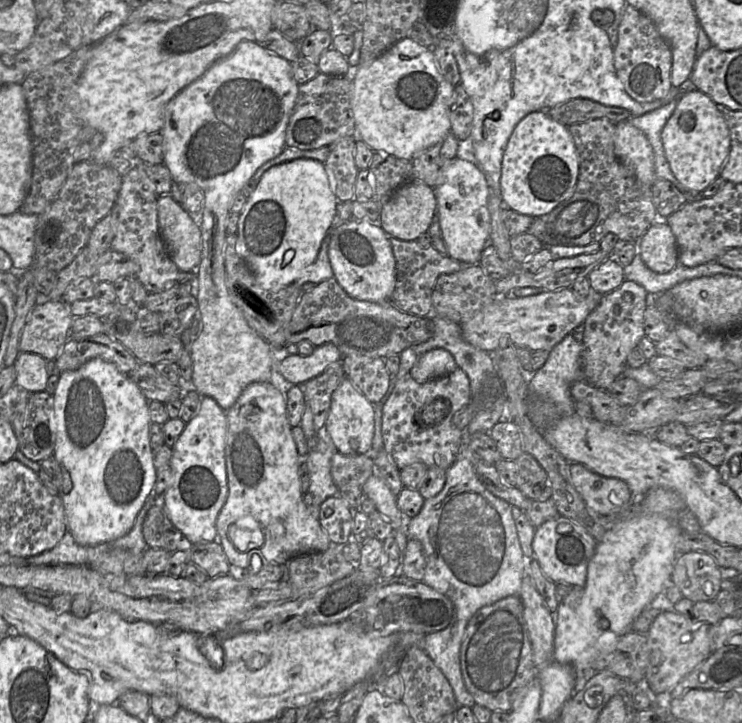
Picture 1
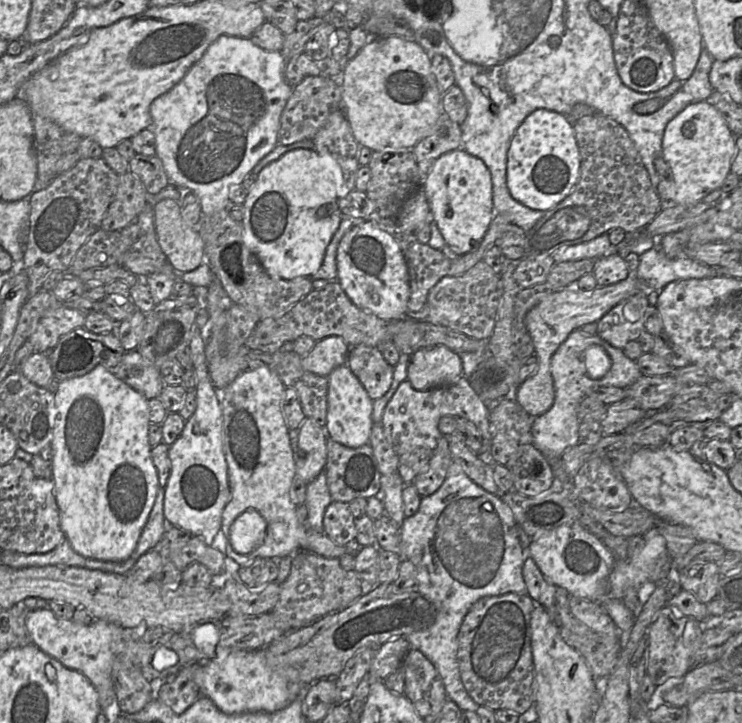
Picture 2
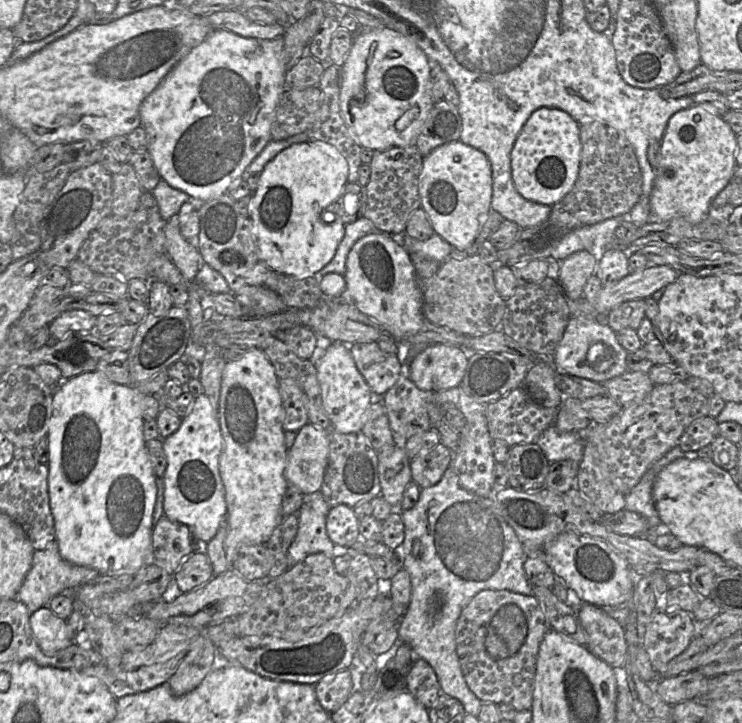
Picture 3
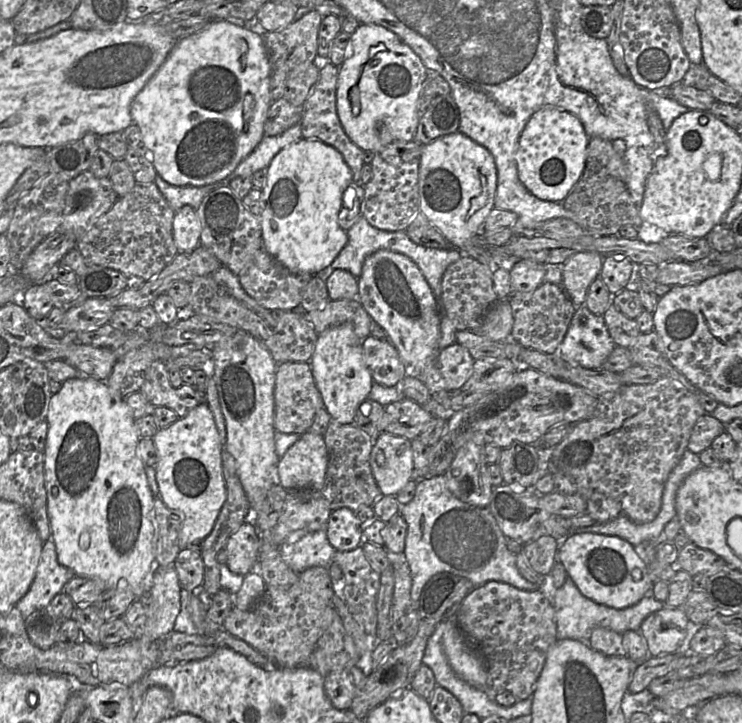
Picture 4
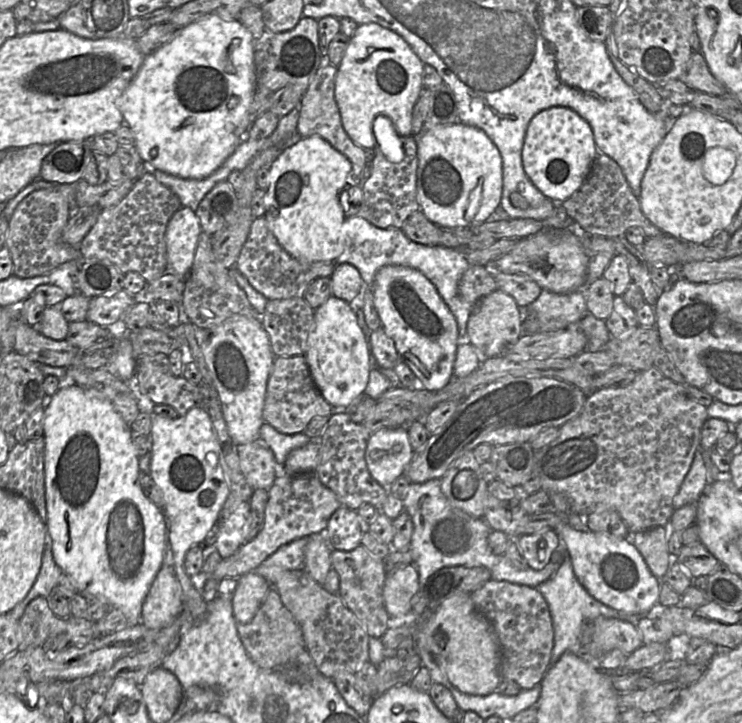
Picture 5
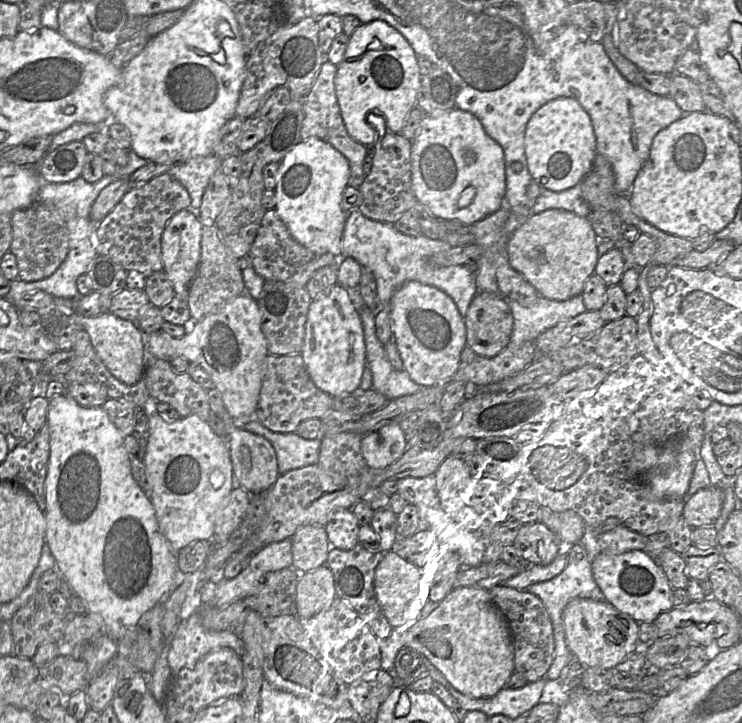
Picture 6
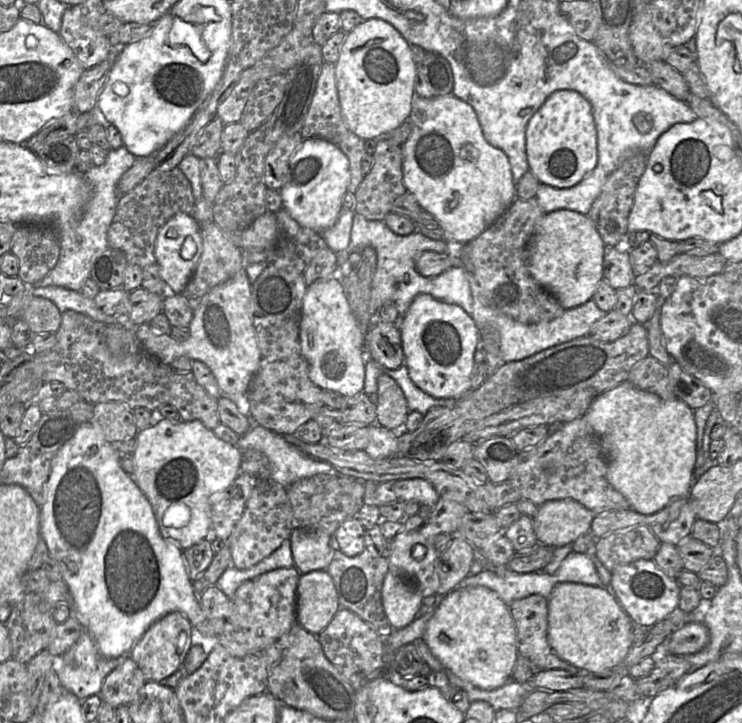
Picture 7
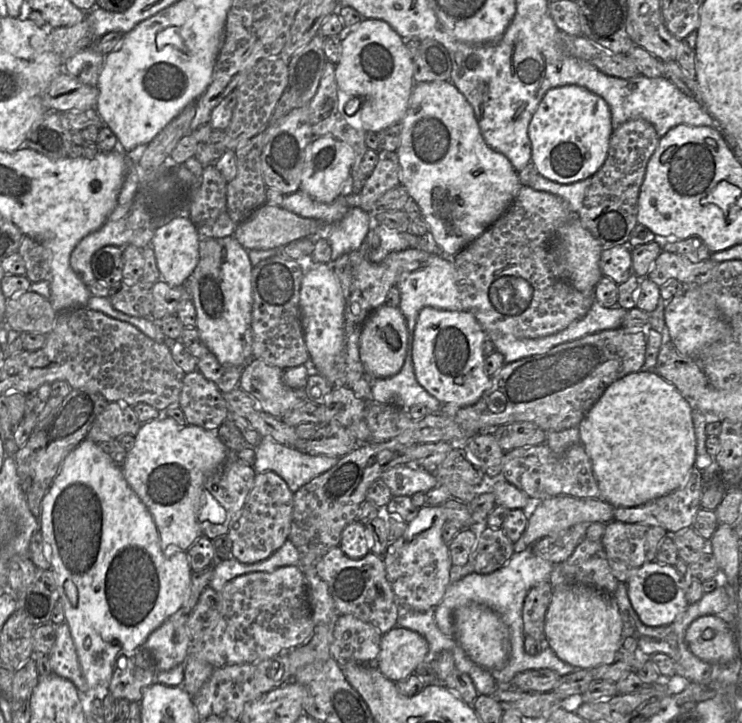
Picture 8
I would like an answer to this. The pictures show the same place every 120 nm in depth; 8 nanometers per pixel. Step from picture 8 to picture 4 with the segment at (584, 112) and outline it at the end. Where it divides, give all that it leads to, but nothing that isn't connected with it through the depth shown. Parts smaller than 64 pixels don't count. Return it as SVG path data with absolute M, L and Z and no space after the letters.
M553 107L537 110L524 126L517 145L516 163L520 181L541 200L562 202L582 177L588 140L583 124L575 115Z

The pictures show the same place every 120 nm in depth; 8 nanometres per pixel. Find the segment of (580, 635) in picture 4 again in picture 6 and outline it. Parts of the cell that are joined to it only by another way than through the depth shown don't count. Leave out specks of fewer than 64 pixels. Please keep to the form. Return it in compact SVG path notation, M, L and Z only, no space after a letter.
M581 542L563 545L560 543L559 554L566 557L566 565L554 578L532 584L526 588L526 591L536 595L545 606L553 629L554 651L553 660L545 674L549 680L557 679L561 676L565 668L576 669L580 665L570 652L565 637L565 627L563 621L563 612L567 604L575 598L587 598L595 601L605 601L604 594L598 587L593 578L590 558Z

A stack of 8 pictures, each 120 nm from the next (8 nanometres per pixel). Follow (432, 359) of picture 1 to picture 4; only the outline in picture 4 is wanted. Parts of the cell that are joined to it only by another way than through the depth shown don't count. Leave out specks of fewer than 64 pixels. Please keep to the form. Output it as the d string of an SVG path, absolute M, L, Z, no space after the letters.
M453 343L440 350L437 365L445 390L456 390L469 379L475 359L462 345Z

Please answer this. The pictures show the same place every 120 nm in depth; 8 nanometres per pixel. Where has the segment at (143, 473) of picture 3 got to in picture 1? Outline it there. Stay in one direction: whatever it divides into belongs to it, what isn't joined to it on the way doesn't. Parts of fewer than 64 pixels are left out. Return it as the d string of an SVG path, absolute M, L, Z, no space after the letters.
M93 358L77 370L61 373L53 394L56 417L54 456L60 468L59 497L64 506L67 531L81 546L112 542L130 532L151 494L156 471L150 445L149 401L137 385L113 364Z

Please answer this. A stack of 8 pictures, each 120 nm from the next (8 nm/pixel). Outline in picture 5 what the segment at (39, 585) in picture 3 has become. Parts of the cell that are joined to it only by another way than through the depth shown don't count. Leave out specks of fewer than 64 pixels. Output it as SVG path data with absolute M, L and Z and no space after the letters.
M45 535L45 548L43 551L41 567L35 582L30 588L25 598L14 608L6 613L8 617L19 620L24 613L26 606L36 597L48 597L57 583L63 571L55 563L52 554L52 539L50 535Z

